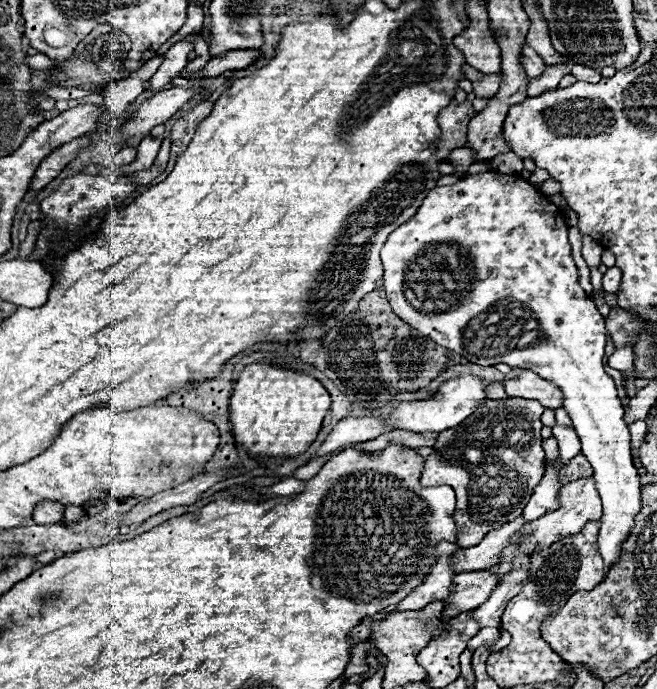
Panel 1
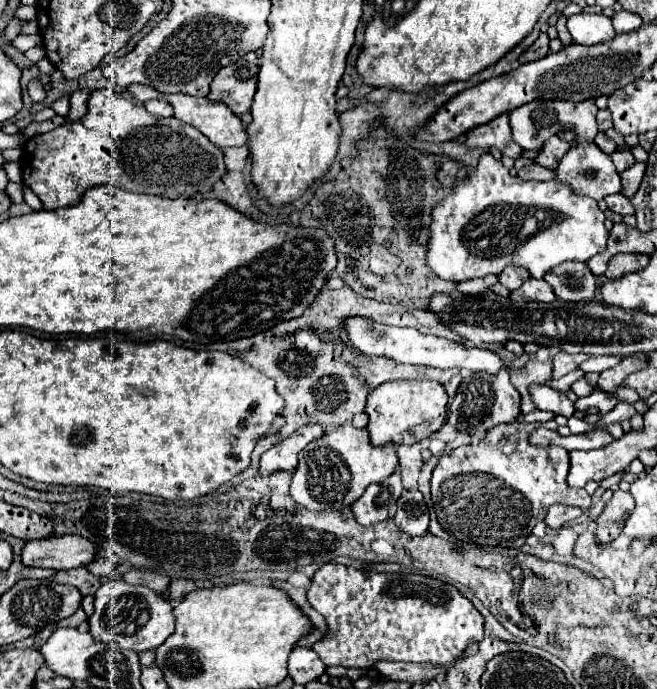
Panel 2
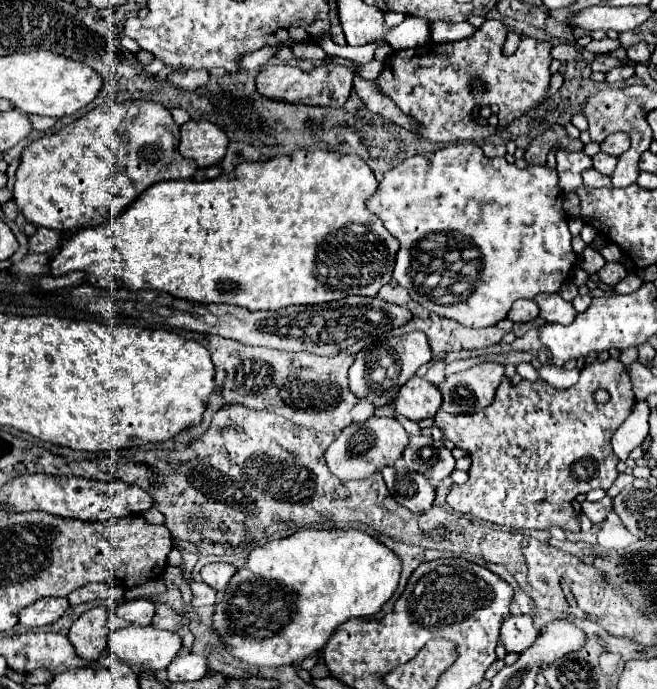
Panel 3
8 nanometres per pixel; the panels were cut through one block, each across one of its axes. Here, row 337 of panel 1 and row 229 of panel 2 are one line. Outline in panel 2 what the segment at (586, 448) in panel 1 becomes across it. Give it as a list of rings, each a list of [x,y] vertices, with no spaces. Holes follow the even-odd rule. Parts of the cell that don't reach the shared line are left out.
[[[488,152],[480,156],[478,166],[466,176],[466,180],[454,182],[452,192],[434,206],[430,218],[426,266],[430,266],[438,278],[450,282],[466,282],[488,274],[498,276],[506,266],[526,268],[532,278],[542,280],[546,272],[562,262],[588,262],[592,256],[602,254],[608,240],[608,230],[604,228],[606,216],[596,200],[574,192],[574,188],[568,188],[568,184],[562,184],[560,180],[524,182],[518,176],[510,176],[508,168]]]

